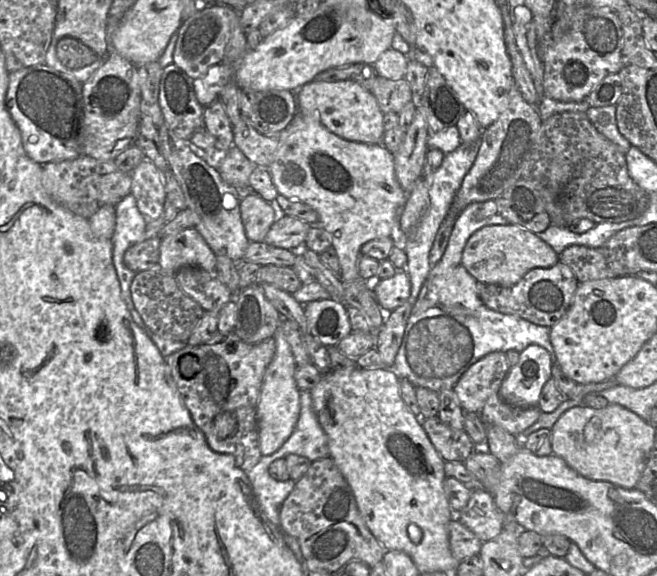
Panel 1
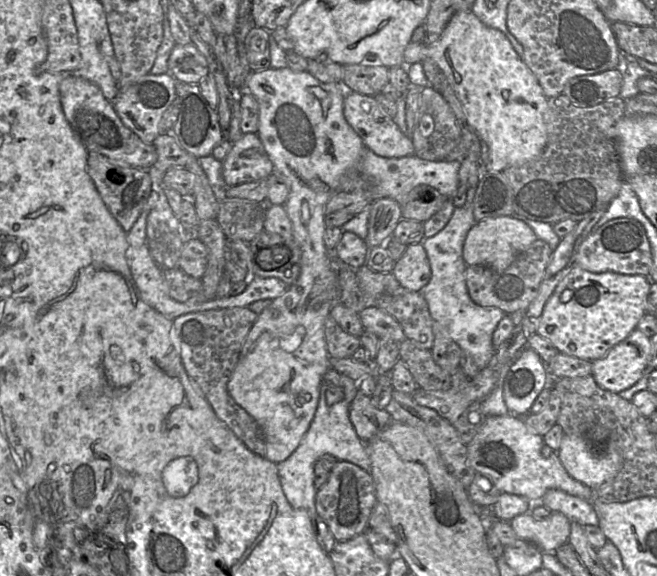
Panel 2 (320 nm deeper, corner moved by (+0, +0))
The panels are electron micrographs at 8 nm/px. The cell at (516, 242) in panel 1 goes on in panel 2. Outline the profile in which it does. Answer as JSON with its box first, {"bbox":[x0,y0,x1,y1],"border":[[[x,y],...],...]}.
{"bbox":[463,216,537,272],"border":[[[509,216],[485,218],[468,231],[463,245],[463,259],[467,266],[481,265],[503,272],[537,239],[535,232],[521,220]]]}

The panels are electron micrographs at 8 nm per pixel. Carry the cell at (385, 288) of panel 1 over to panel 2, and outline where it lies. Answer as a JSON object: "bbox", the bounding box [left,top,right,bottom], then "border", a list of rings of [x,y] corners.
{"bbox":[391,243,431,292],"border":[[[418,243],[408,245],[402,256],[395,261],[391,273],[400,285],[407,290],[418,292],[426,286],[431,278],[431,267],[423,244]]]}

